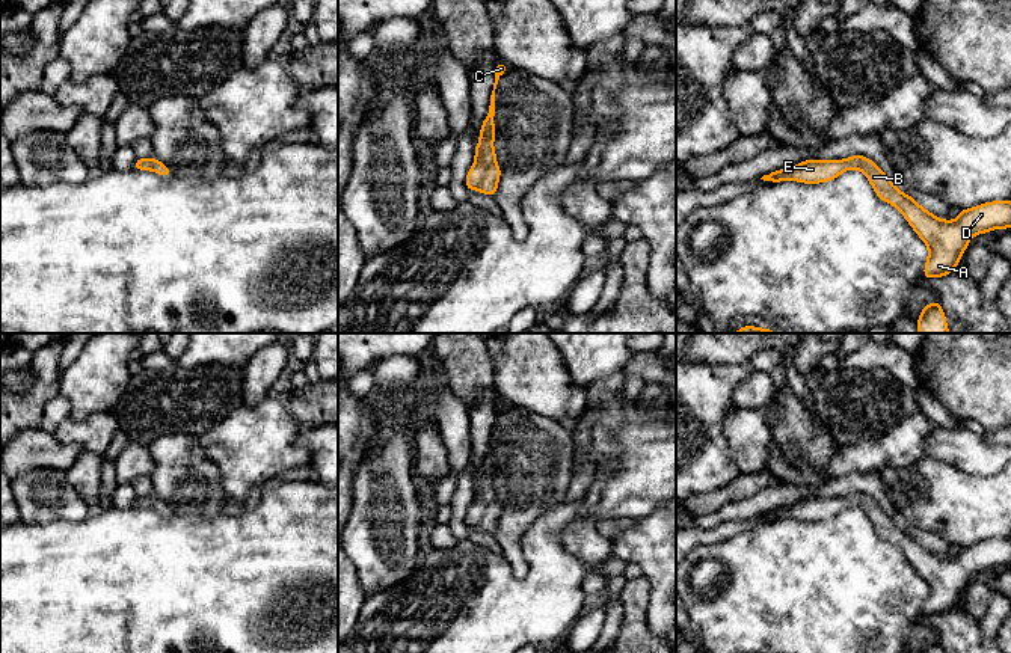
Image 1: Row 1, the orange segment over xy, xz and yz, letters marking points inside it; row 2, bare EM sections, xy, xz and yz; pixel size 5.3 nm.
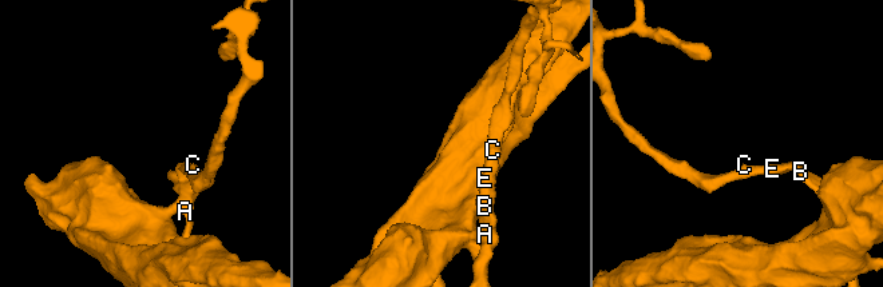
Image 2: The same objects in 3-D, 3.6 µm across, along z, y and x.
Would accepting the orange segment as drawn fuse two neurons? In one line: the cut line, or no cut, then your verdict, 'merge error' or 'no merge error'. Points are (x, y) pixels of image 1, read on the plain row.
cut none; no merge error

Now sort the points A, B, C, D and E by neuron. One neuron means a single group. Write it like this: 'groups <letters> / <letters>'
groups A B C D E

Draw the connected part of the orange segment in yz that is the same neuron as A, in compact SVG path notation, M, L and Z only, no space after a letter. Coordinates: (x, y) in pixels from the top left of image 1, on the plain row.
M851 493L845 498L806 498L797 504L764 513L761 517L818 522L837 516L847 507L862 508L877 534L896 544L928 584L930 590L922 615L943 615L955 608L972 575L997 566L1011 566L1009 538L993 538L970 547L960 547L955 558L942 558L922 546L914 535L898 528L892 517L863 493Z

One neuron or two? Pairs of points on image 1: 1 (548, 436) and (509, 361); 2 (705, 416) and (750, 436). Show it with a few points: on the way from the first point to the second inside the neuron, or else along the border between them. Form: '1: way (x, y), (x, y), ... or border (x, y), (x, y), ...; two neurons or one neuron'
1: border (510, 404), (540, 412), (568, 424); two neurons
2: border (732, 406), (725, 418), (725, 439), (734, 459); two neurons

